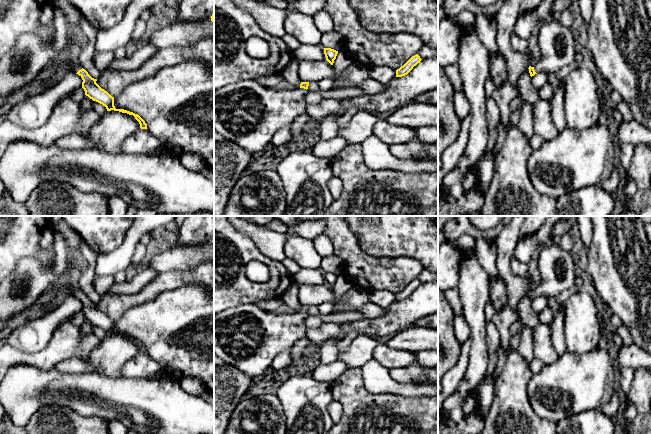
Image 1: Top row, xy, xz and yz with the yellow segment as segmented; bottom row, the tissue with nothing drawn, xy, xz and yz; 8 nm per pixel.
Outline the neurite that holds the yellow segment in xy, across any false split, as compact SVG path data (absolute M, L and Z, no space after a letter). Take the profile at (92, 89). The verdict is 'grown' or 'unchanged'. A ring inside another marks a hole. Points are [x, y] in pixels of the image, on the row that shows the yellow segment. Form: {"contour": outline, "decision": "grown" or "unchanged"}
{"contour": "M46 25L40 26L34 32L24 33L19 36L14 47L0 59L0 97L7 97L12 92L29 86L43 71L48 71L52 68L69 69L70 72L74 72L82 78L82 88L86 96L105 106L107 111L114 110L133 115L139 122L140 128L147 129L147 124L138 114L124 109L116 109L114 106L114 97L96 83L97 79L92 78L80 64L73 65L70 62L69 47L67 45L63 49L55 49L53 43L54 36L55 28Z", "decision": "grown"}

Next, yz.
{"contour": "M559 17L539 26L538 45L541 58L534 67L529 66L531 77L540 72L557 73L575 59L573 29L565 27Z", "decision": "grown"}

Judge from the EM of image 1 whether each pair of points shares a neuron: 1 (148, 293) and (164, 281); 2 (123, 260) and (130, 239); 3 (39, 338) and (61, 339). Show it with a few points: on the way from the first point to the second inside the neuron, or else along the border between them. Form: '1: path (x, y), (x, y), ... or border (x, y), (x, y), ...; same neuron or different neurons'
1: path (152, 289), (160, 283); same neuron
2: path (123, 255), (129, 244); same neuron
3: border (60, 322), (49, 342), (43, 348), (33, 353); different neurons

